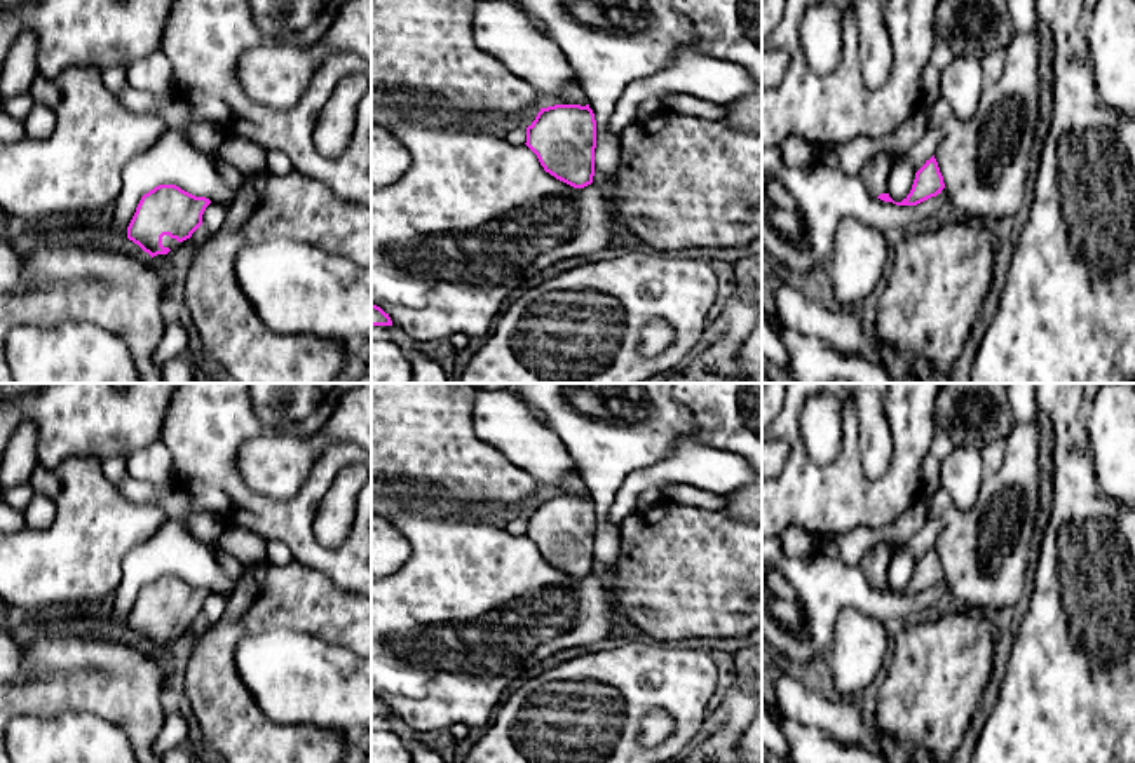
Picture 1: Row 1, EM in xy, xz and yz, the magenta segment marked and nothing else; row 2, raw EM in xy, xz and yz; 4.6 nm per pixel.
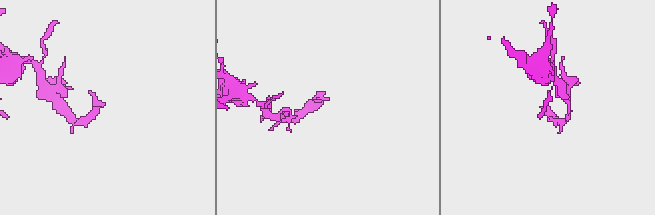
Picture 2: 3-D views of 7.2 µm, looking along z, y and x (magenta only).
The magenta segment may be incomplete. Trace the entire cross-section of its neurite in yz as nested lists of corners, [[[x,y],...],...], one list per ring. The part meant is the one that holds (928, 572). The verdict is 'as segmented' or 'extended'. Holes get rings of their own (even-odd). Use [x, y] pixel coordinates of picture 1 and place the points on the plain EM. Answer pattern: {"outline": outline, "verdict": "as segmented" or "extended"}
{"outline": [[[879,544],[860,563],[860,570],[863,571],[867,582],[872,587],[880,589],[884,592],[893,592],[896,596],[917,596],[941,584],[945,573],[938,552],[933,545],[915,563],[910,584],[901,592],[894,592],[887,584],[887,570],[896,547],[898,545],[894,544]]], "verdict": "extended"}

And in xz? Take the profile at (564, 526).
{"outline": [[[554,495],[540,498],[527,517],[525,533],[546,563],[584,578],[593,573],[596,510],[589,495]]], "verdict": "as segmented"}

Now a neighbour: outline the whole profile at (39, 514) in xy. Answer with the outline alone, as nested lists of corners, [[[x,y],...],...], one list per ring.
[[[35,493],[23,510],[26,528],[44,531],[56,517],[56,503],[42,493]]]

